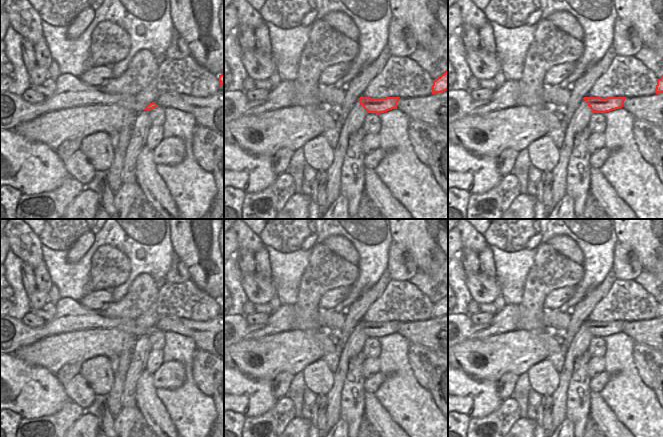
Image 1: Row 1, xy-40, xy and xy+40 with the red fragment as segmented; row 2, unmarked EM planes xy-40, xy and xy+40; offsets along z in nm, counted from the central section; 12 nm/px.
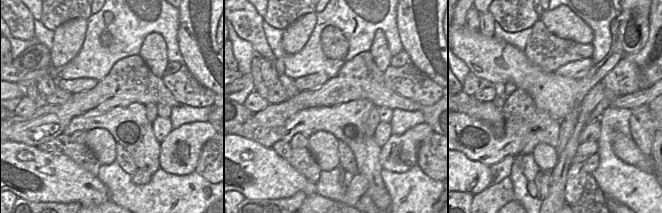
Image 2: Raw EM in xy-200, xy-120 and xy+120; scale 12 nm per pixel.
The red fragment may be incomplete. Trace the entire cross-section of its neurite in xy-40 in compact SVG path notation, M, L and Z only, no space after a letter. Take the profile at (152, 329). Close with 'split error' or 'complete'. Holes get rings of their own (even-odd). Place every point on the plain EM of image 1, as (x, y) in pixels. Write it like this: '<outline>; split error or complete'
M60 298L56 303L55 316L38 328L27 326L22 320L10 317L8 314L0 316L0 354L12 354L22 346L54 334L90 328L114 327L132 332L138 338L142 334L150 335L158 331L155 326L138 327L134 323L134 318L106 318L98 310L86 309L79 301Z; split error

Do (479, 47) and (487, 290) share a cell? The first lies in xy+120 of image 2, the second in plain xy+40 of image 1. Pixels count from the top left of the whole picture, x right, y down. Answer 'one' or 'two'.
one

